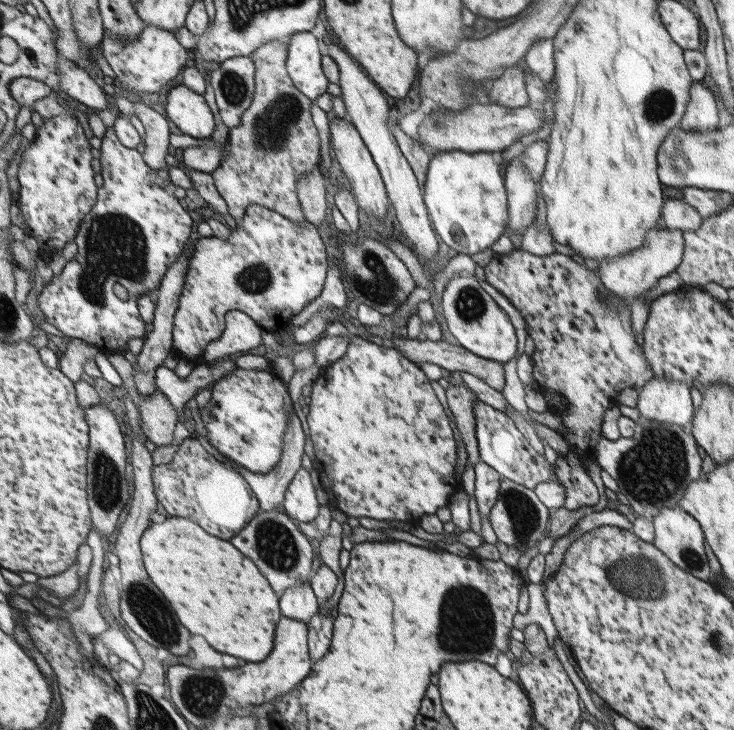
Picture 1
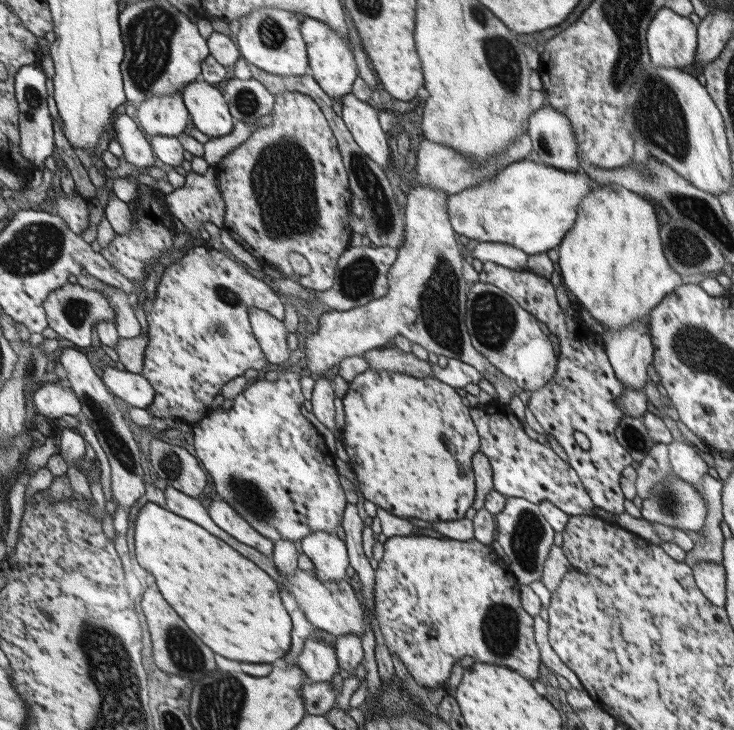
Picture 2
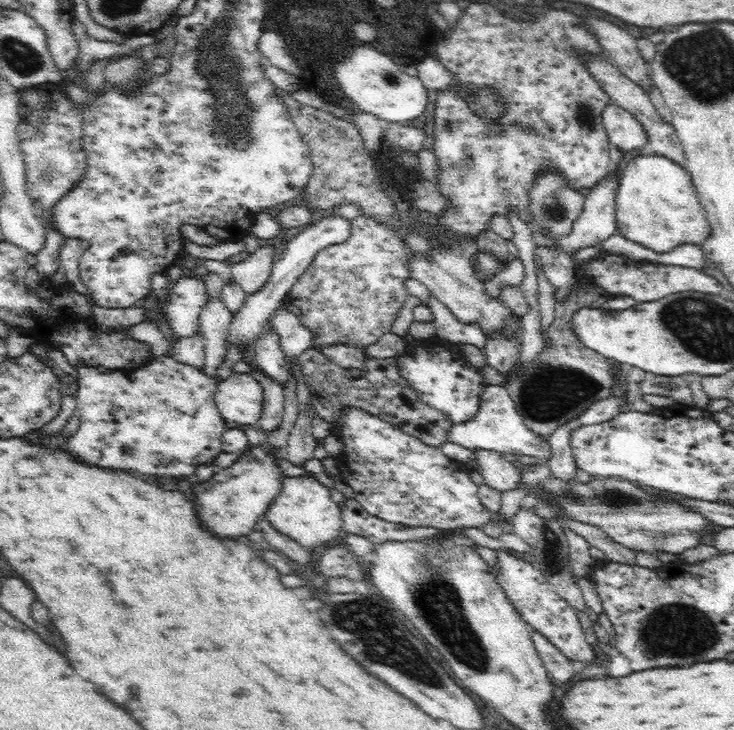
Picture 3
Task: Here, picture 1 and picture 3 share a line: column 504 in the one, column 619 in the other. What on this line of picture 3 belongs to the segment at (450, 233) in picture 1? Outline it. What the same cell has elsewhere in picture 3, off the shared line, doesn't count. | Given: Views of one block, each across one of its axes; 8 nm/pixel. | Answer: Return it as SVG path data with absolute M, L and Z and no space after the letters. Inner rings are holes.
M645 153L622 168L622 184L617 190L615 210L618 228L628 240L659 253L670 252L680 244L700 245L709 236L709 222L696 194L696 187L692 186L692 177L683 165L662 155Z

